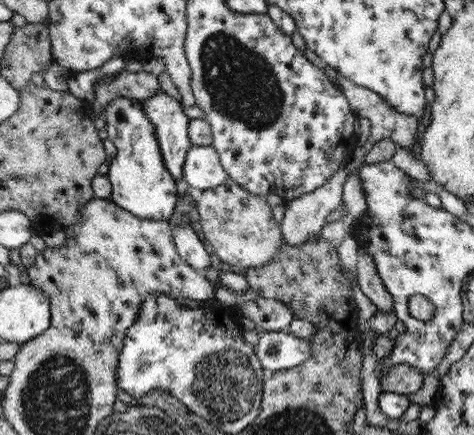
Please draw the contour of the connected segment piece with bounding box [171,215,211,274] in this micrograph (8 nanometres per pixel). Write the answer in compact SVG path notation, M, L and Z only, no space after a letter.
M184 215L180 225L171 227L171 230L179 255L192 265L192 268L205 274L206 269L211 267L210 256L198 234L192 229L188 215Z

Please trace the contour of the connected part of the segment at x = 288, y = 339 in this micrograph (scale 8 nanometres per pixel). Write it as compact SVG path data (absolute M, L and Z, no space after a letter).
M266 331L255 348L262 368L283 371L312 358L311 344L285 331Z

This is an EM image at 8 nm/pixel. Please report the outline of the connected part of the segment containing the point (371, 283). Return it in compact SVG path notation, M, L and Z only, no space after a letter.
M357 253L358 287L377 307L377 311L392 312L395 306L393 297L386 291L377 272L376 263L368 253Z

